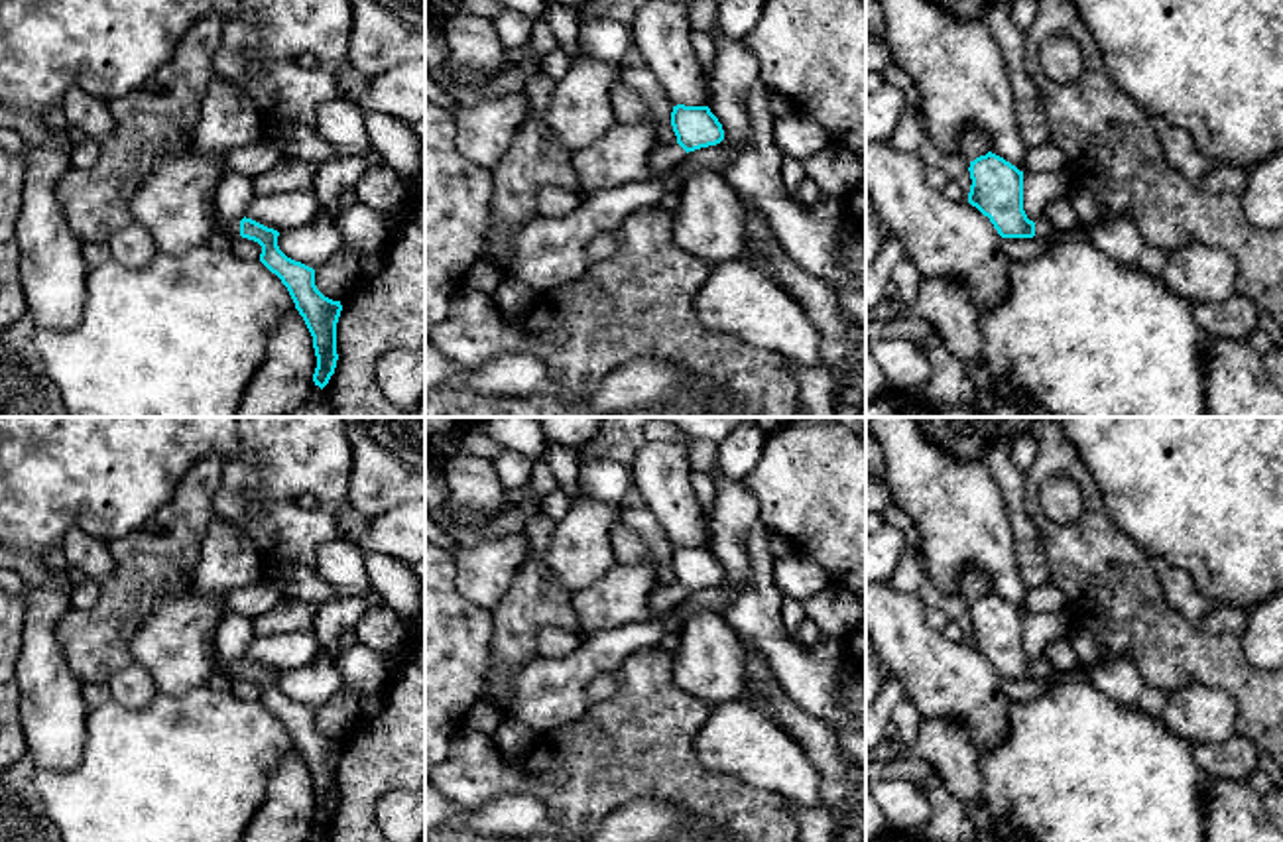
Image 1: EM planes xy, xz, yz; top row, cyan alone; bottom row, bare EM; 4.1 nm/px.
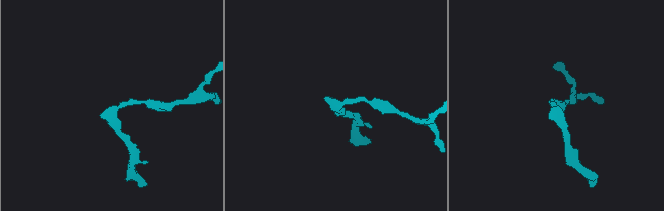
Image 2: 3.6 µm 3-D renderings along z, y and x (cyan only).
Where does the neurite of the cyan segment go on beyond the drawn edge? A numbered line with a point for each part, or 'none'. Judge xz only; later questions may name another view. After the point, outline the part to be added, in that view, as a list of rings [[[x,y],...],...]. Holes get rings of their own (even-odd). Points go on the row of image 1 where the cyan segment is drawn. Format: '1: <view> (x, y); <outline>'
1: xz (664, 158); [[[675,144],[675,146],[655,146],[655,150],[649,155],[649,171],[651,175],[661,175],[673,167],[677,167],[685,159],[687,151]]]

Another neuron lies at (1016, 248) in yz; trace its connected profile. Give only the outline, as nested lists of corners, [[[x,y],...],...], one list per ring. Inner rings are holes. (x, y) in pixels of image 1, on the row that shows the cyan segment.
[[[1051,234],[1047,236],[1033,236],[1033,238],[1002,238],[1002,250],[1006,252],[1006,256],[1011,262],[1027,262],[1027,260],[1035,260],[1041,254],[1045,254],[1051,246],[1055,244],[1055,240],[1051,238]]]

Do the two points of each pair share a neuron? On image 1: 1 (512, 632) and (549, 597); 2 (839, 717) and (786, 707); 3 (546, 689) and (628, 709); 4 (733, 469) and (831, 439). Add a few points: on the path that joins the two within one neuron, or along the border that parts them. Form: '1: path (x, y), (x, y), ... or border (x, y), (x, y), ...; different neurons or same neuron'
1: path (522, 622), (540, 604); same neuron
2: border (774, 677), (799, 707), (823, 719), (837, 732); different neurons
3: border (593, 703), (577, 719), (553, 728); different neurons
4: border (768, 437), (760, 459), (740, 481); different neurons

